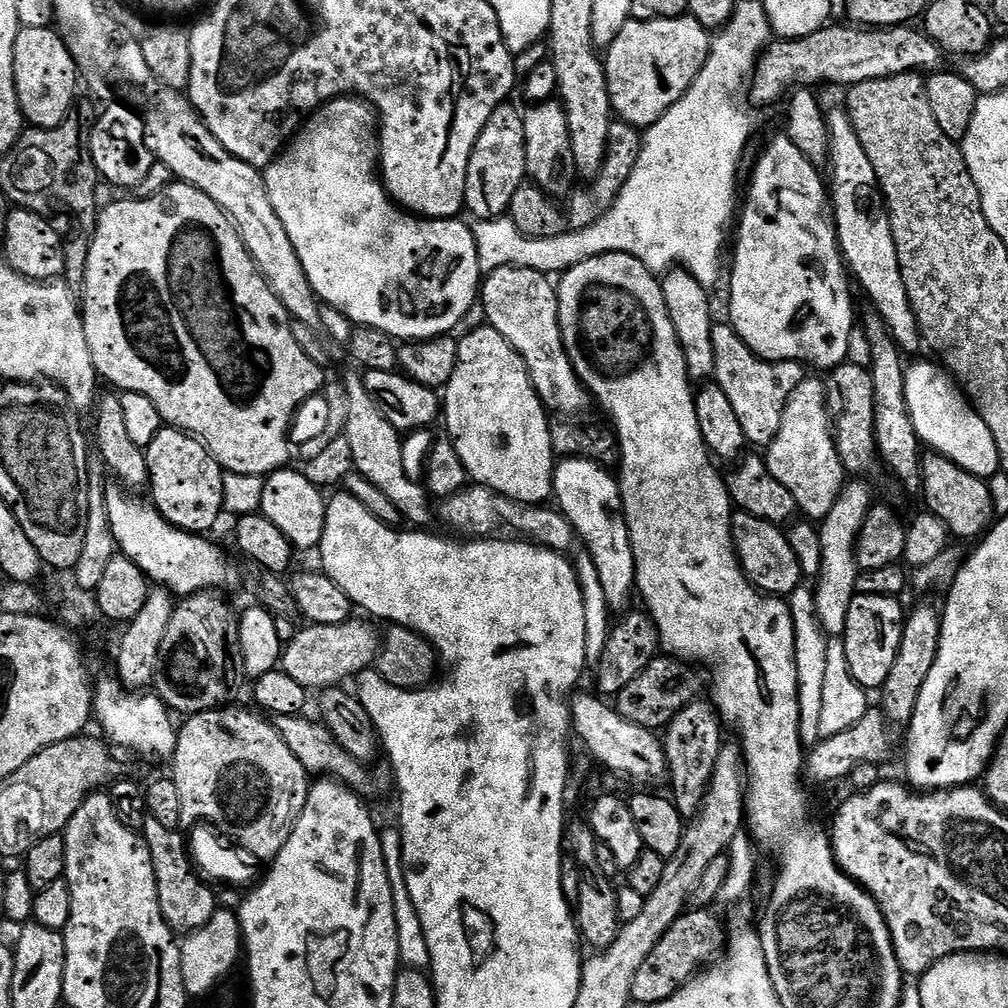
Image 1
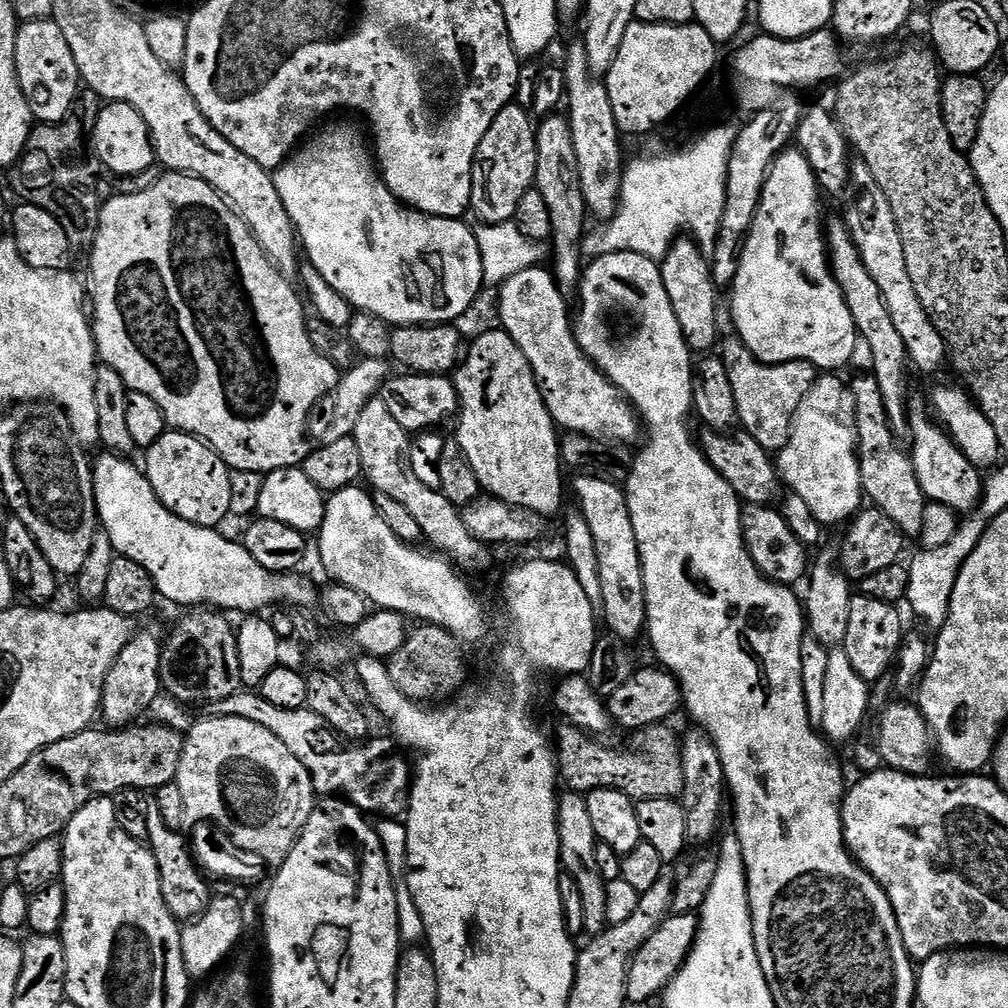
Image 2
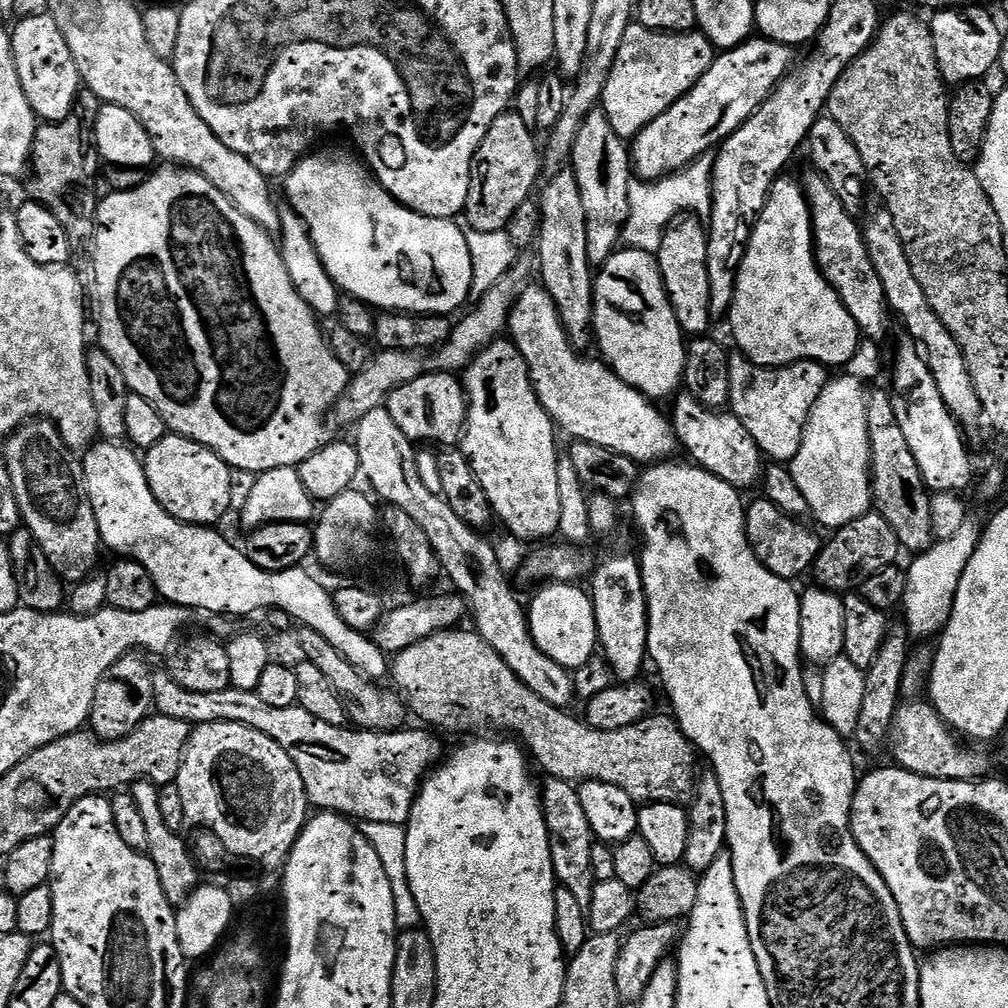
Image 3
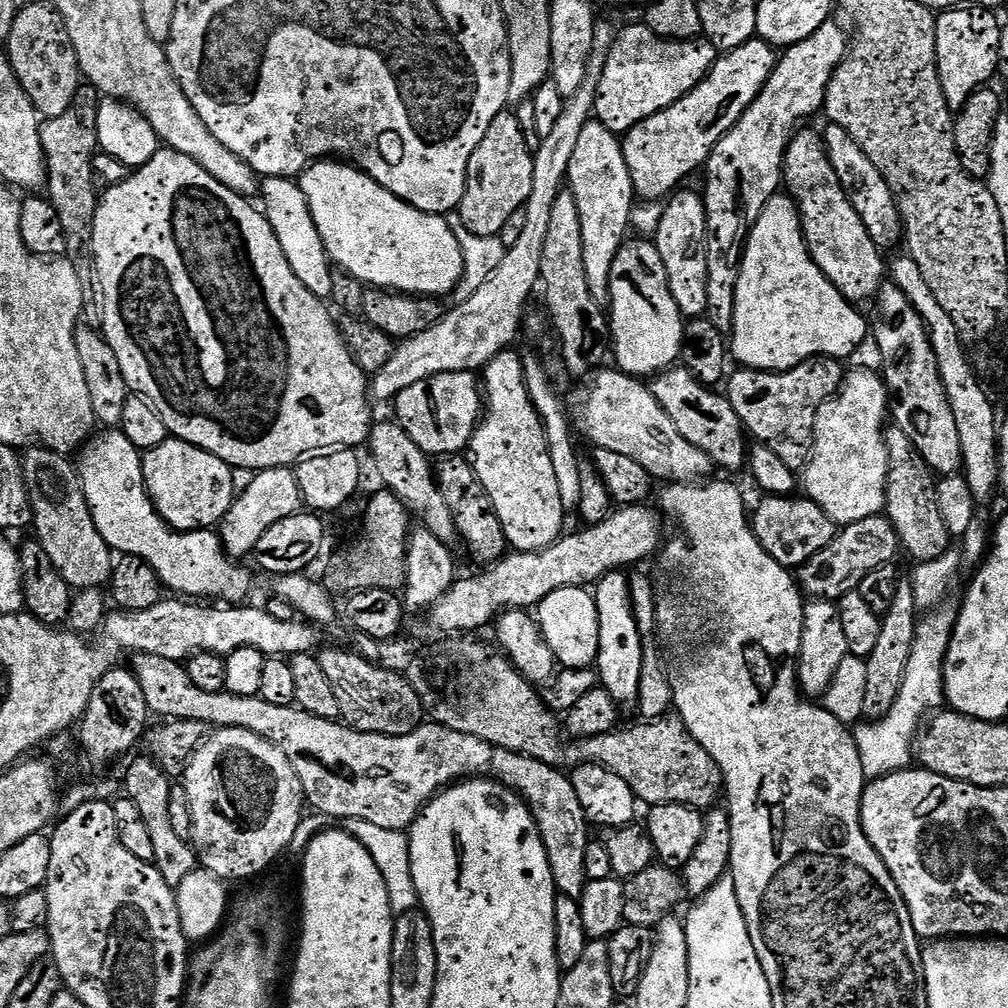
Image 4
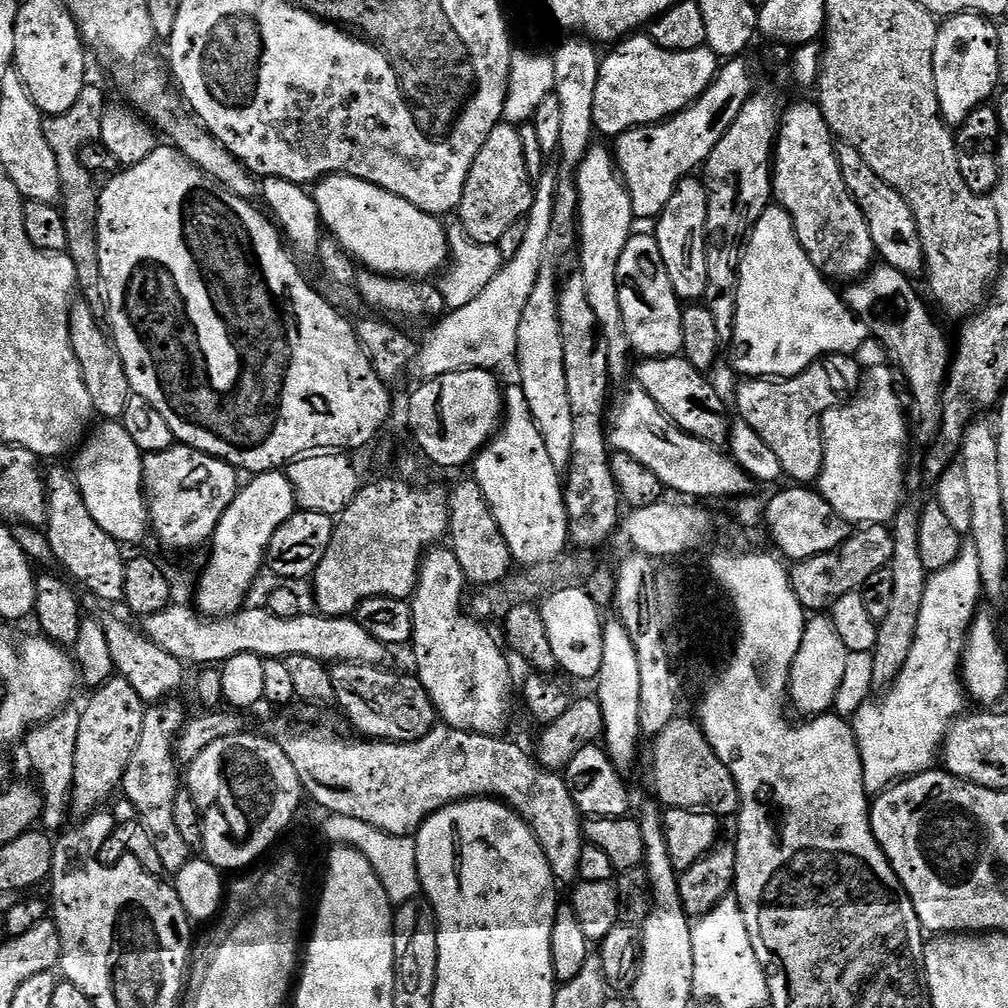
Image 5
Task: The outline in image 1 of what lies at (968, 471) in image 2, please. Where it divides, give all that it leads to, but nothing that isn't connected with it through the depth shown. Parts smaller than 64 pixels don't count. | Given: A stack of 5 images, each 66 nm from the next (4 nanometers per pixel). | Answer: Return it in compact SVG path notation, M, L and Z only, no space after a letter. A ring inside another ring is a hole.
M928 454L922 460L922 497L928 505L927 511L936 515L941 522L947 526L949 533L953 537L961 536L964 540L975 541L983 537L984 533L992 527L994 523L994 509L992 503L991 490L983 479L974 474L970 474L965 468L959 468L952 460L937 454Z

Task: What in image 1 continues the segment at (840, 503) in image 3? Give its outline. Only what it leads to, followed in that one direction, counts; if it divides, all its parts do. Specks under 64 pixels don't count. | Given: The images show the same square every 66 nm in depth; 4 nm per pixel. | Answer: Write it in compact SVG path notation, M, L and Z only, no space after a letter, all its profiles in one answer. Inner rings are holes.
M805 378L797 388L795 388L788 399L788 404L784 407L784 417L782 426L778 430L776 437L771 444L767 445L766 467L769 476L774 477L796 500L797 509L801 513L805 512L807 519L812 522L819 522L834 506L840 493L844 490L846 483L846 469L840 460L840 454L836 449L836 438L833 425L830 423L830 412L828 416L827 404L828 396L824 393L824 384L820 380Z

